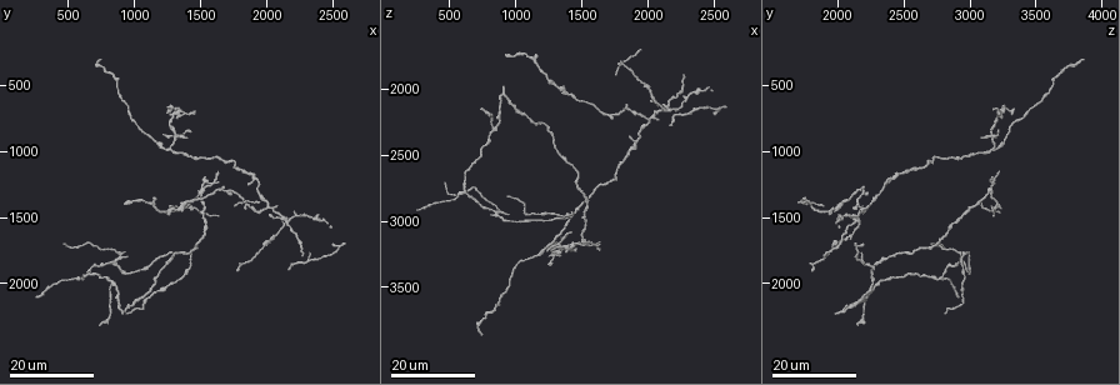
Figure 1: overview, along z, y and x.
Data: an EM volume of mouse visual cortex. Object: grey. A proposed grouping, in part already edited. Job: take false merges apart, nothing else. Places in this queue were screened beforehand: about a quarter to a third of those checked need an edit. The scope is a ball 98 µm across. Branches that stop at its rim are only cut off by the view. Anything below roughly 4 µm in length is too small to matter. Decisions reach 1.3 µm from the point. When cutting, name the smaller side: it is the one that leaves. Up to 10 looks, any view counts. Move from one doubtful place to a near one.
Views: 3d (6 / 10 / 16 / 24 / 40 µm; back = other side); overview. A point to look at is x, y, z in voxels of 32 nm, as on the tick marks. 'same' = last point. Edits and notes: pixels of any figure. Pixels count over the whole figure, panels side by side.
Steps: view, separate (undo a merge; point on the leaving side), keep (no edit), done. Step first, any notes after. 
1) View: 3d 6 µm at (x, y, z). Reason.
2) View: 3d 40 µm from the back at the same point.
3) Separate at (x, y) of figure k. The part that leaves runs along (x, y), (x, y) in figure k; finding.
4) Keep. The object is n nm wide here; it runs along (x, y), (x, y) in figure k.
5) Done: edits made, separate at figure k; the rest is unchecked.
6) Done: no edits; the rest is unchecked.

View: 3d 16 µm at (1320, 900, 3160). Looks like a crossing.

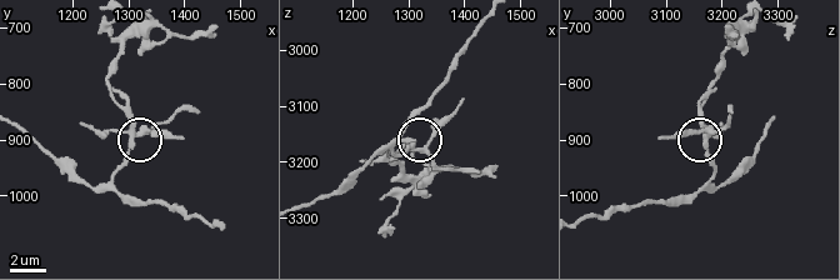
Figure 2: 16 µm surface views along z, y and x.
View: 3d 6 µm at (1320, 880, 3170). Closer look.

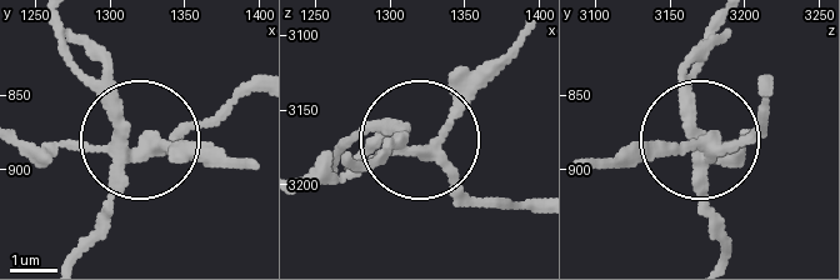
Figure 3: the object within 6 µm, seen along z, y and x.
Separate at (455, 188) of figure 3. 5 arms meet here; the part that leaves runs along (396, 149), (536, 208) in figure 3; a second neuron is stuck on.

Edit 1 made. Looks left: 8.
View: 3d 16 µm at (840, 1840, 2960). Four-way junction.

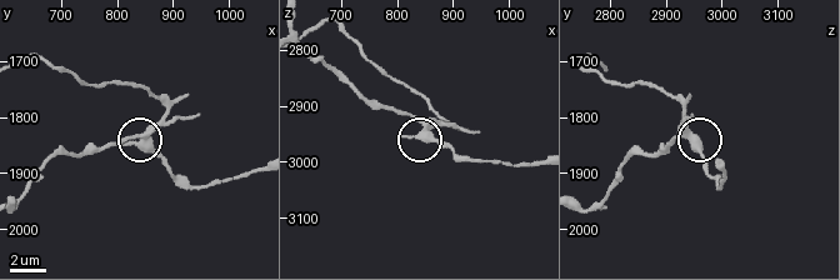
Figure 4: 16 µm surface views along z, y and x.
View: 3d 6 µm at (850, 1830, 2945).

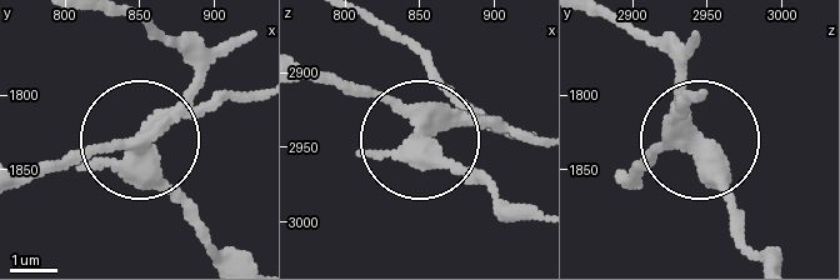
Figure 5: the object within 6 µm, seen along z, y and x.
View: 3d 6 µm from the back at (850, 1834, 2948). From behind.

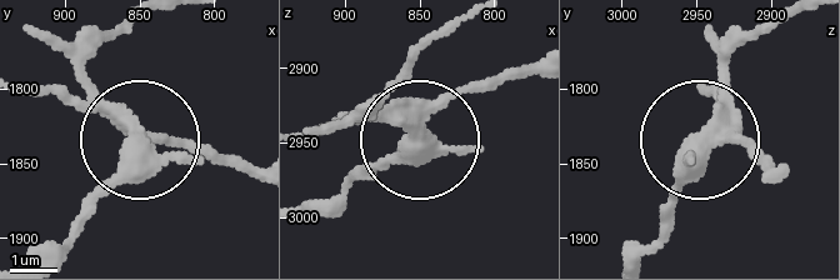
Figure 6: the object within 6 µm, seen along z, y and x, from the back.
Keep. It runs along (253, 170), (141, 139), (41, 39) in figure 6; one neuron here.

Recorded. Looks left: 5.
View: 3d 24 µm at (600, 1960, 2780). Branch point.

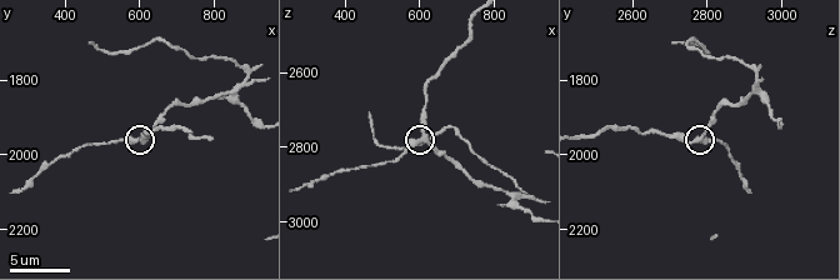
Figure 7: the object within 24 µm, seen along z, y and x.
View: 3d 10 µm at (610, 1960, 2790).

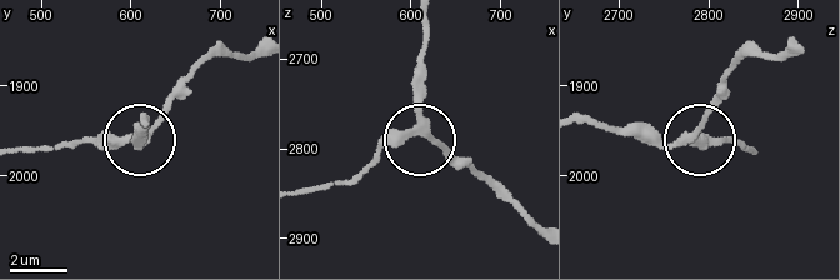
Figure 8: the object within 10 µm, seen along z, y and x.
Keep. 3 arms meet here; it runs along (423, 26), (420, 126), (388, 141), (346, 181) in figure 8; continuous, no second neuron.

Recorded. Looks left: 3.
View: 3d 10 µm at (650, 1690, 2760). Calibre changes.

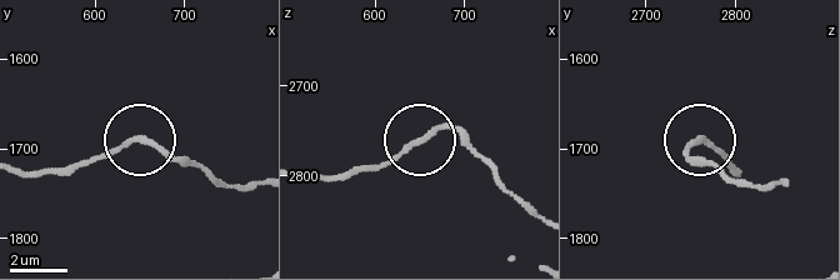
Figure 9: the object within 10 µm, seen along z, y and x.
Keep. It runs along (258, 184), (218, 184), (194, 165), (136, 141), (66, 168) in figure 9; continuous, no second neuron.

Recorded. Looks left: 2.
View: 3d 16 µm at (820, 2000, 2280). Looks like a crossing.

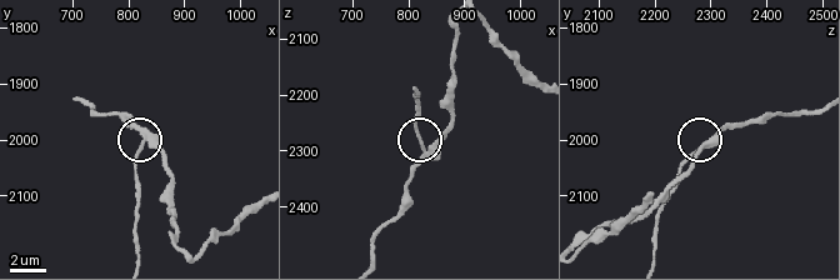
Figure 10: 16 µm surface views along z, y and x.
View: 3d 10 µm at (830, 2010, 2300).

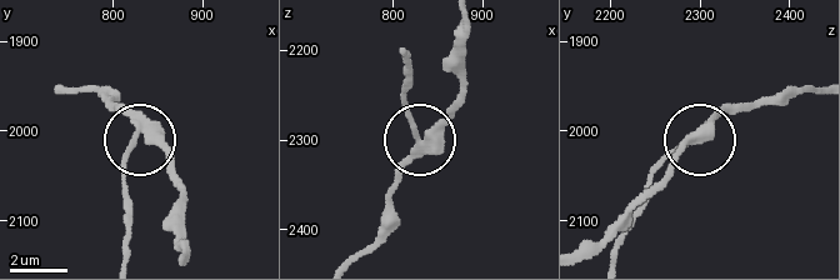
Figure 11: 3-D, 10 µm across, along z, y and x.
Separate at (130, 150) of figure 11. The part that leaves runs along (140, 126), (125, 163), (125, 256) in figure 11; a second neuron is stuck on.

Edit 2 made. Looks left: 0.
Done: edits made, separate at figure 3, separate at figure 11; the rest is unchecked.

